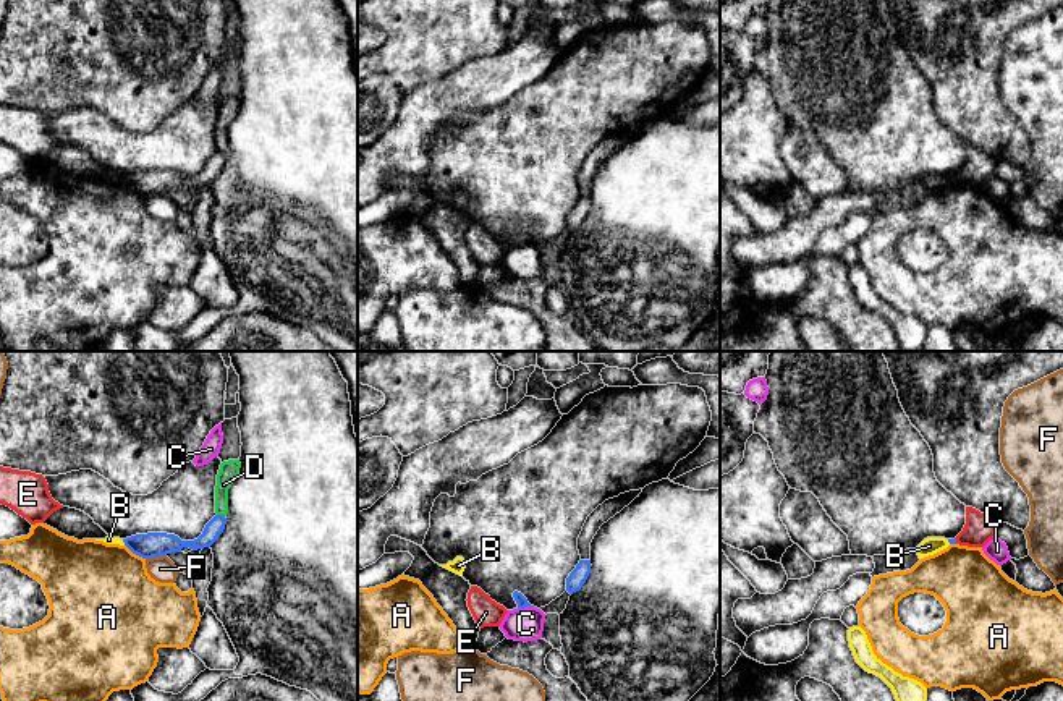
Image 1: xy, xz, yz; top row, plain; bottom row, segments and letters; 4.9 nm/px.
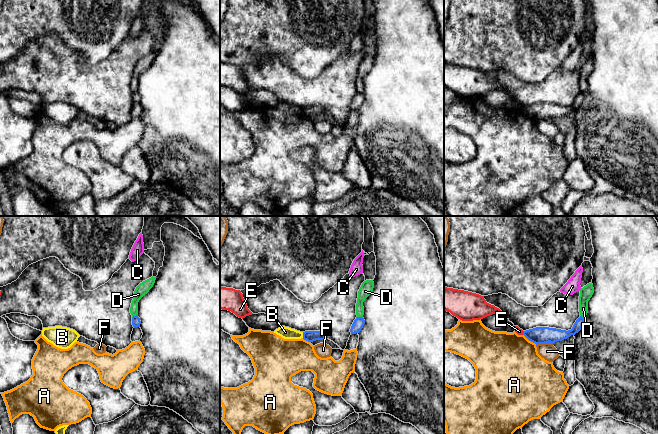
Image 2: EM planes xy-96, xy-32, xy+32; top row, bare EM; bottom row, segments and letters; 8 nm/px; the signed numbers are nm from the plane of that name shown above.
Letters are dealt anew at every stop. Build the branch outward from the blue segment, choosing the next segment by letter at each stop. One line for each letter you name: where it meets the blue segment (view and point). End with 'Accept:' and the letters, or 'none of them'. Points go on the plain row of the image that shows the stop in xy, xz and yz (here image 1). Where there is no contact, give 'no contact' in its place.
Accept: none of them

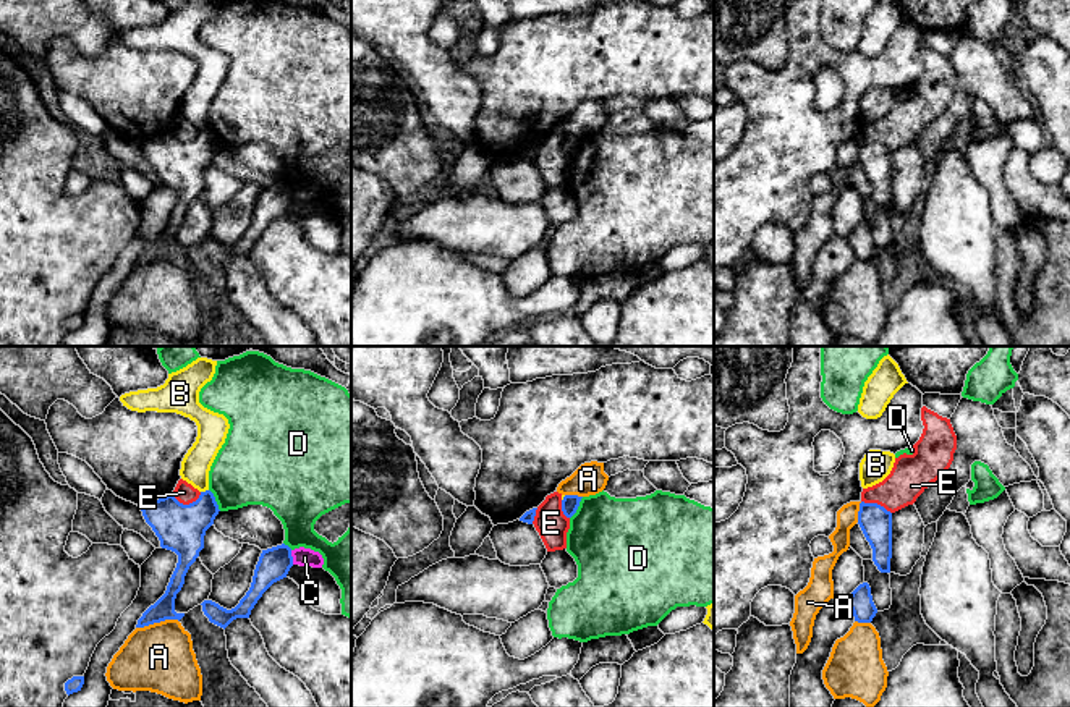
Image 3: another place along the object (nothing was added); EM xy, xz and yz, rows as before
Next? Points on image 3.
Accept: none of them

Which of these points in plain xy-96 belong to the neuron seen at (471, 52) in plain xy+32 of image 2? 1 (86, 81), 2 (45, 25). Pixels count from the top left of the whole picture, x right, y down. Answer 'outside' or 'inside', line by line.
1: outside
2: inside

